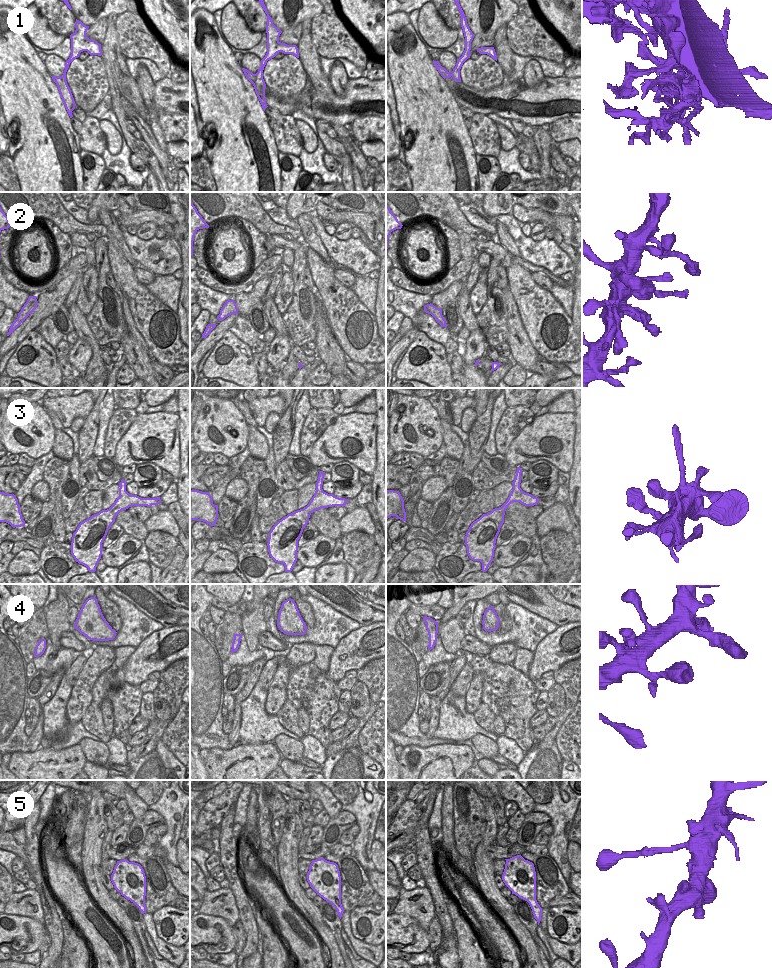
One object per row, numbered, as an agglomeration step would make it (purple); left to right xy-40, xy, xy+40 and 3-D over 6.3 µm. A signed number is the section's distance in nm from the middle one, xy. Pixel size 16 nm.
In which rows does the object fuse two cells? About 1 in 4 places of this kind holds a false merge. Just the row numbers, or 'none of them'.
1

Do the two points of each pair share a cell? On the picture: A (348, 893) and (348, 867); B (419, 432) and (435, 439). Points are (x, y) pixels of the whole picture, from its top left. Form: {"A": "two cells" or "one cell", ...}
{"A": "one cell", "B": "one cell"}

